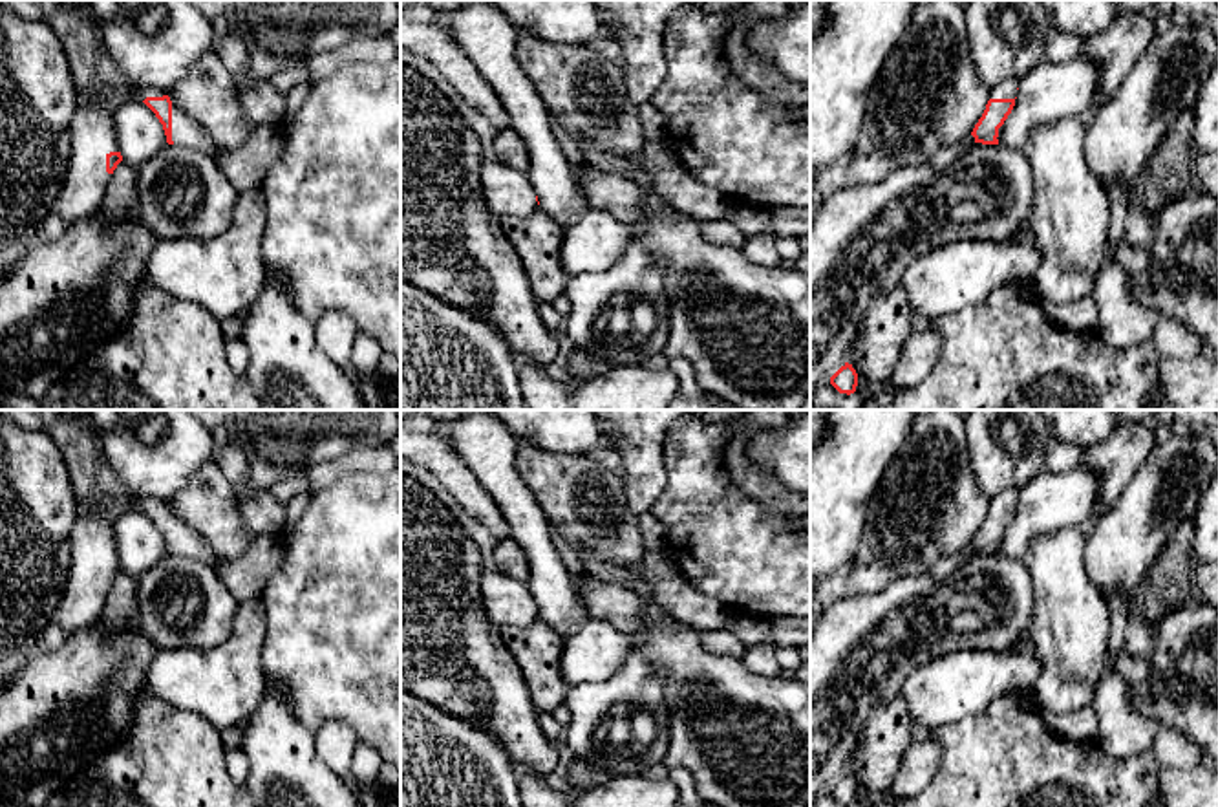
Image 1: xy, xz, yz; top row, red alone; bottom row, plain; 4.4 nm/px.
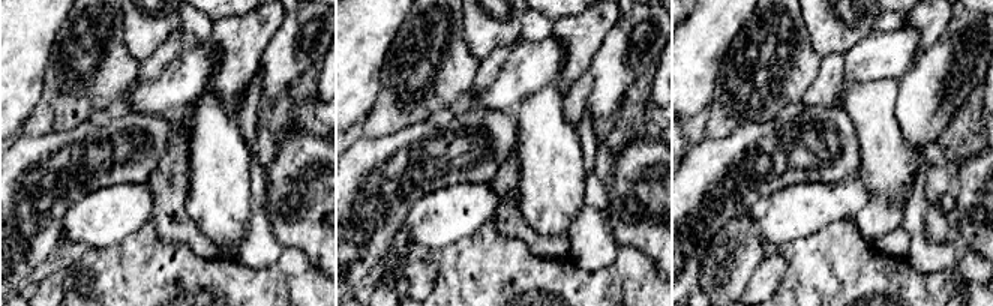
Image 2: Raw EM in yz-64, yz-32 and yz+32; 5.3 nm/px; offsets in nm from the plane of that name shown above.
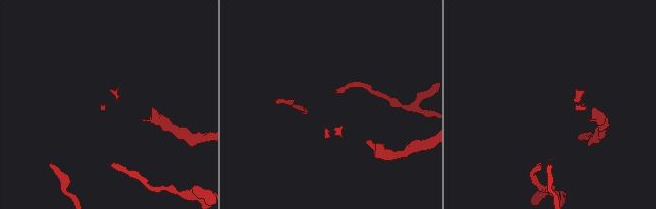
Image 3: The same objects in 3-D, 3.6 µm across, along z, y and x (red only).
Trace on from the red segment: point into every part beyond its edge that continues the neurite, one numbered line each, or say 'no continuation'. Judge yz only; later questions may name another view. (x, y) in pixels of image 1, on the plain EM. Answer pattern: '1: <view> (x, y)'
1: yz (1006, 498)

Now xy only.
1: xy (185, 542)

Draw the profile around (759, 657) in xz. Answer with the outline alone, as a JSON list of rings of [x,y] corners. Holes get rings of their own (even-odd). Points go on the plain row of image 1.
[[[768,644],[746,646],[741,661],[750,672],[759,675],[779,675],[781,672],[775,651]]]

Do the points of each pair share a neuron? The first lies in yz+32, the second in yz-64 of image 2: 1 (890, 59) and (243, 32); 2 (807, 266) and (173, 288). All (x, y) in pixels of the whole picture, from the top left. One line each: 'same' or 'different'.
1: different
2: same

